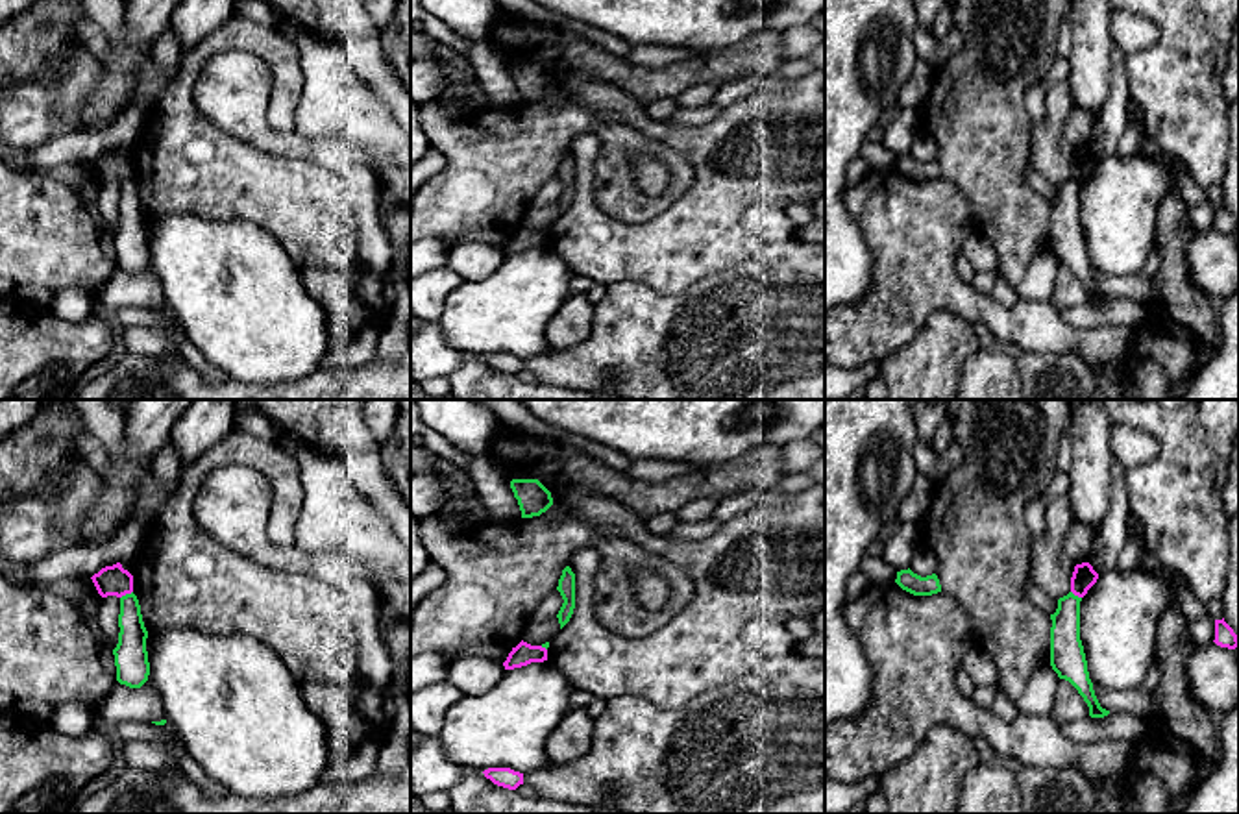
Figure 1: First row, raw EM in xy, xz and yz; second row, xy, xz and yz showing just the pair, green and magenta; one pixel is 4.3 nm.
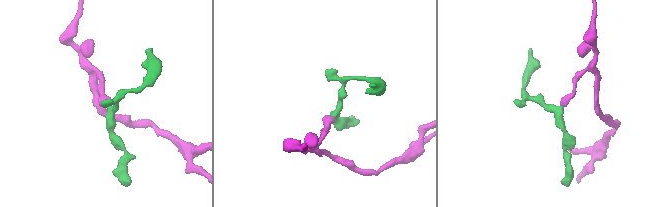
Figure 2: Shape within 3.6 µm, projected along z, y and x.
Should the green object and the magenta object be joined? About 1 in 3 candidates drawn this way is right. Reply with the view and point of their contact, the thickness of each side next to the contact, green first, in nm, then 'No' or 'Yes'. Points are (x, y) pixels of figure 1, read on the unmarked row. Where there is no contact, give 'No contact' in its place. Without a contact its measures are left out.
Touches green at xy (126, 180). Thickness 140 nm (green) against 130 nm. No

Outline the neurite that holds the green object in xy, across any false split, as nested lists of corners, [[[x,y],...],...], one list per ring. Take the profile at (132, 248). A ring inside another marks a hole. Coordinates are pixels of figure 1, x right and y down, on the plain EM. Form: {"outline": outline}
{"outline": [[[133,178],[120,183],[118,213],[118,229],[113,235],[117,266],[129,274],[141,274],[150,261],[146,237],[148,216]]]}

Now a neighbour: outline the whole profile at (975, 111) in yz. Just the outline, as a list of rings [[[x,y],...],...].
[[[949,0],[962,48],[936,72],[923,107],[925,131],[936,144],[941,178],[969,204],[975,229],[997,253],[997,274],[1019,287],[1032,261],[1050,250],[1050,200],[1026,181],[1032,168],[1032,122],[1024,92],[1056,59],[1069,0]]]

